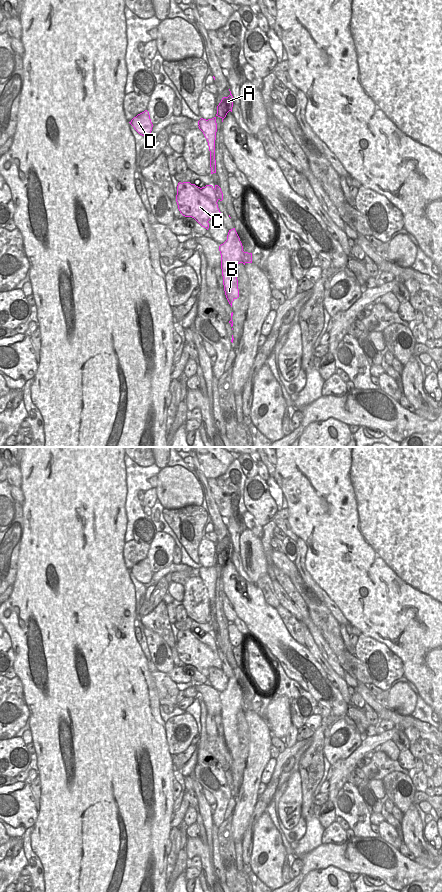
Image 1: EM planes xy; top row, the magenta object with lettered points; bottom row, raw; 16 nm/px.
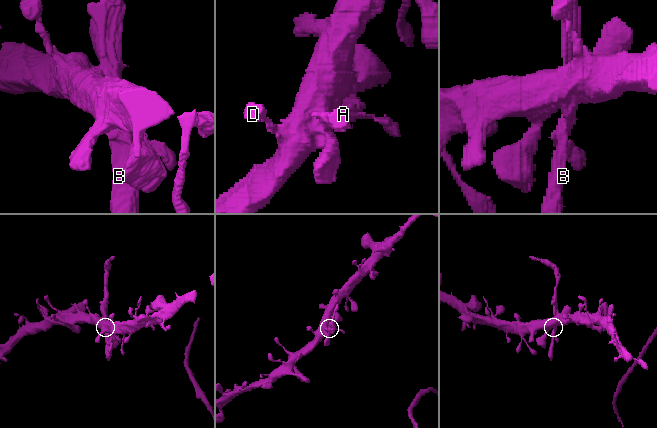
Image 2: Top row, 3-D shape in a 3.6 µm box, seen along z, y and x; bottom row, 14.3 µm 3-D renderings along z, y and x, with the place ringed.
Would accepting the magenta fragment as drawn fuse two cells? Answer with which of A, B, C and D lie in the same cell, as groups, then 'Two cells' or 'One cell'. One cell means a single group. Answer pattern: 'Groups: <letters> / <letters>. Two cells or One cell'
Groups: A / B C D. Two cells

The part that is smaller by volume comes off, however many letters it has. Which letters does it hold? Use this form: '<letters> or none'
A

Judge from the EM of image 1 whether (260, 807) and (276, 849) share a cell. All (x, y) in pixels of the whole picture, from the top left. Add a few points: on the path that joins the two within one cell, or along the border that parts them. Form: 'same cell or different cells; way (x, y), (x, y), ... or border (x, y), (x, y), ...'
different cells; border (265, 810), (255, 823), (252, 834)

